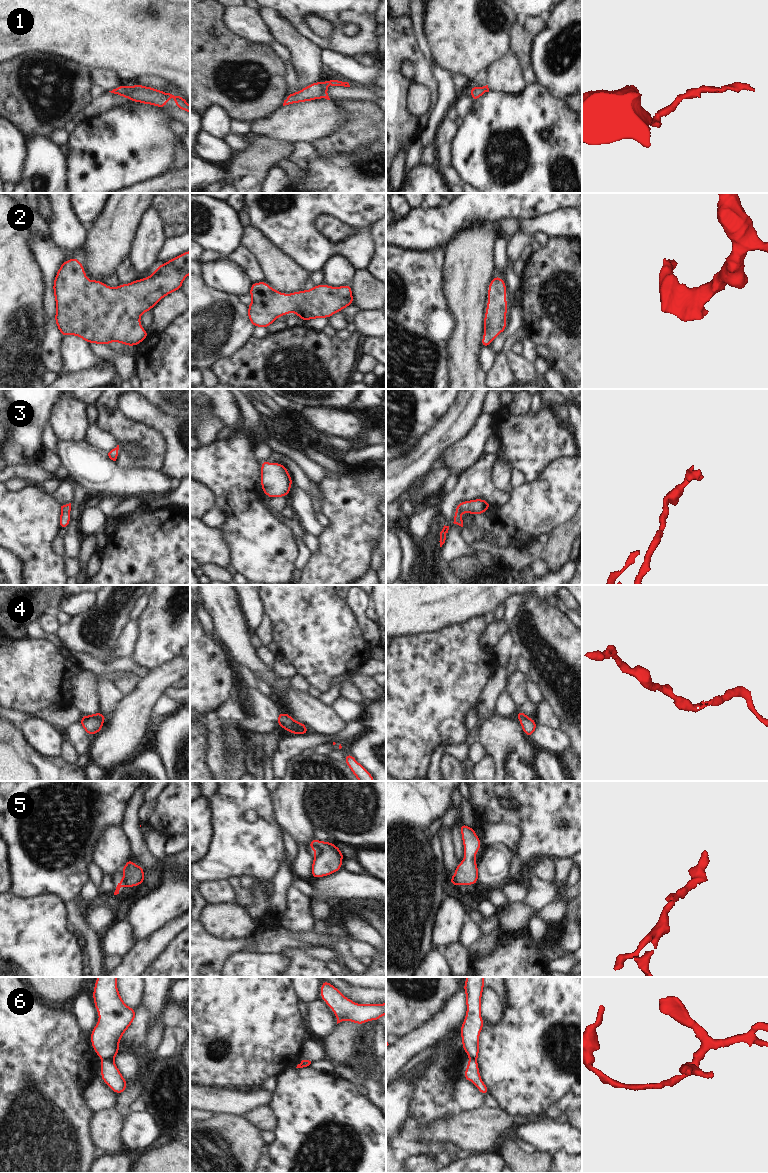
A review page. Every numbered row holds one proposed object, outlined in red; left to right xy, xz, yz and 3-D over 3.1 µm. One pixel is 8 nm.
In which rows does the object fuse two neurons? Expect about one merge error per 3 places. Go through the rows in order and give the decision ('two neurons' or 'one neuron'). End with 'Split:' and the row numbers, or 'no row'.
1: one neuron
2: one neuron
3: one neuron
4: one neuron
5: one neuron
6: two neurons
Split: 6

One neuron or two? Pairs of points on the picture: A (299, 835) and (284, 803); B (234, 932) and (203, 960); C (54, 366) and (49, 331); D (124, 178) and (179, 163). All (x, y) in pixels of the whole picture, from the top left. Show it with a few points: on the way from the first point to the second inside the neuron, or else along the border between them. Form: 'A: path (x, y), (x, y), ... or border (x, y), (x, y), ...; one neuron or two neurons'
A: path (299, 827), (289, 811); one neuron
B: border (204, 930), (223, 939), (249, 936); two neurons
C: path (52, 357), (50, 340); one neuron
D: border (177, 142), (173, 165), (167, 171); two neurons

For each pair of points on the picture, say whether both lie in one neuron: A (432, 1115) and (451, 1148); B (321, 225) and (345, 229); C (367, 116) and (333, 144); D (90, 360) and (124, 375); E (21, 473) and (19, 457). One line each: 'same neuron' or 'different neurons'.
A: same neuron
B: same neuron
C: same neuron
D: different neurons
E: different neurons

